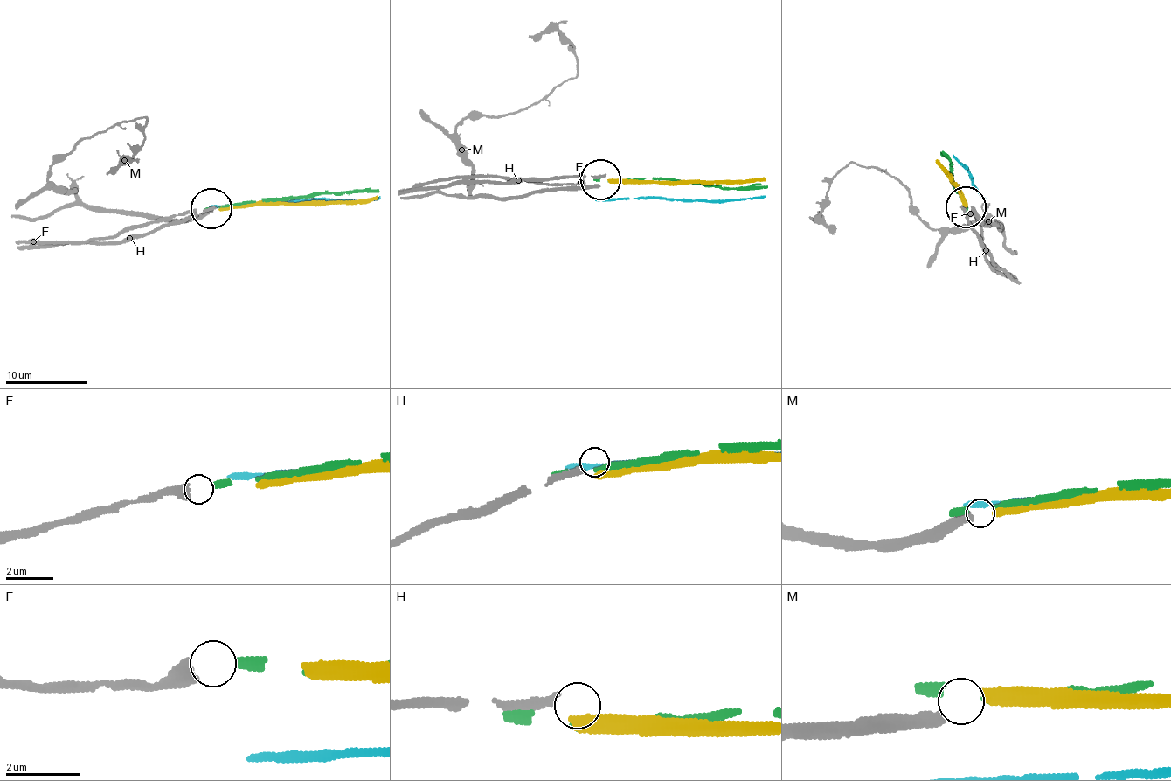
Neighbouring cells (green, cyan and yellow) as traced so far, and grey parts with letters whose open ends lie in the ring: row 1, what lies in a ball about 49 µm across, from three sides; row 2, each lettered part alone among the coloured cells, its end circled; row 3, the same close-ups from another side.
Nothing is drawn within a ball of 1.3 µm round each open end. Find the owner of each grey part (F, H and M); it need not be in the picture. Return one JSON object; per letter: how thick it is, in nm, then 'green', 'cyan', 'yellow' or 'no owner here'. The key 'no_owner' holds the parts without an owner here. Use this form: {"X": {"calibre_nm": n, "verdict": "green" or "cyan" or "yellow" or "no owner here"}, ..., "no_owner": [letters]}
{"F": {"calibre_nm": 480, "verdict": "green"}, "H": {"calibre_nm": 240, "verdict": "no owner here"}, "M": {"calibre_nm": 380, "verdict": "no owner here"}, "no_owner": ["H", "M"]}

